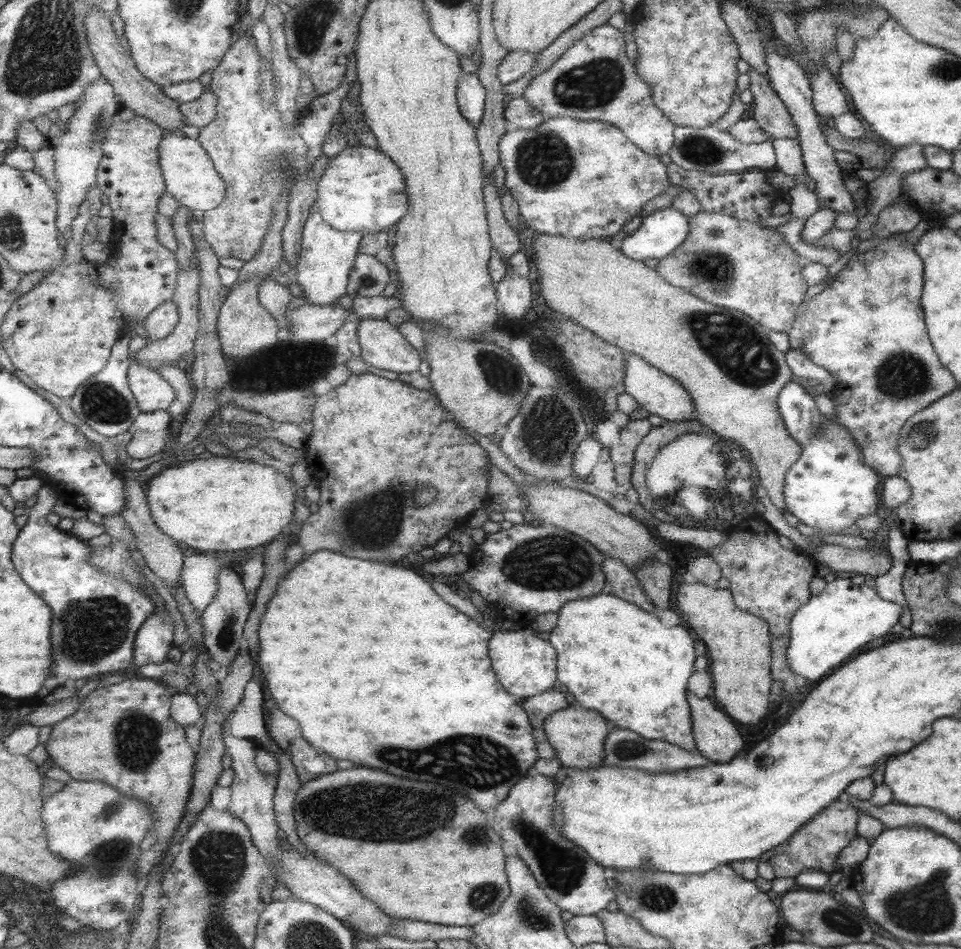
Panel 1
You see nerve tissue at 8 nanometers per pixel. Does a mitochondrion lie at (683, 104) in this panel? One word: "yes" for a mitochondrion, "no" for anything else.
no

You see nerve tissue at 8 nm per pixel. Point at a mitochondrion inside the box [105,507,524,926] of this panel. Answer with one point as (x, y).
(369, 809)

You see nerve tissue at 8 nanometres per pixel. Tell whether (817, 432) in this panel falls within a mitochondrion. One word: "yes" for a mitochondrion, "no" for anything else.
yes

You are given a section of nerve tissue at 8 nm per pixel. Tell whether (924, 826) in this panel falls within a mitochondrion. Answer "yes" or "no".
no

